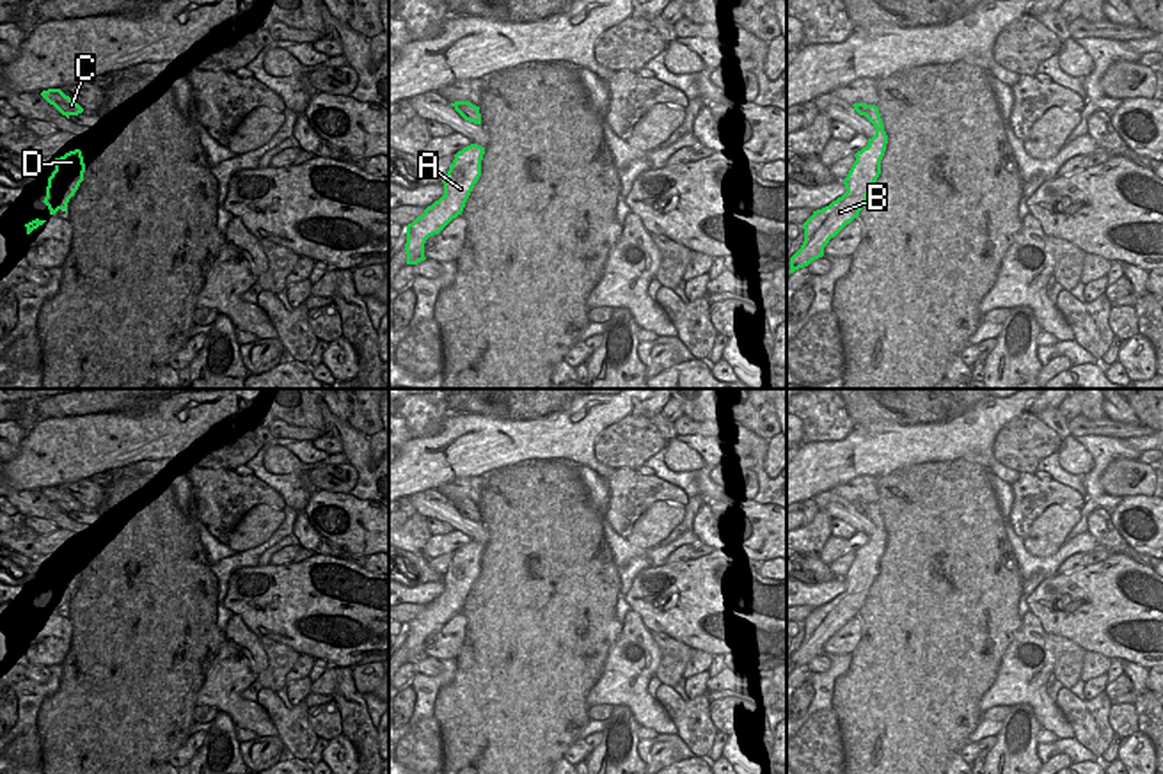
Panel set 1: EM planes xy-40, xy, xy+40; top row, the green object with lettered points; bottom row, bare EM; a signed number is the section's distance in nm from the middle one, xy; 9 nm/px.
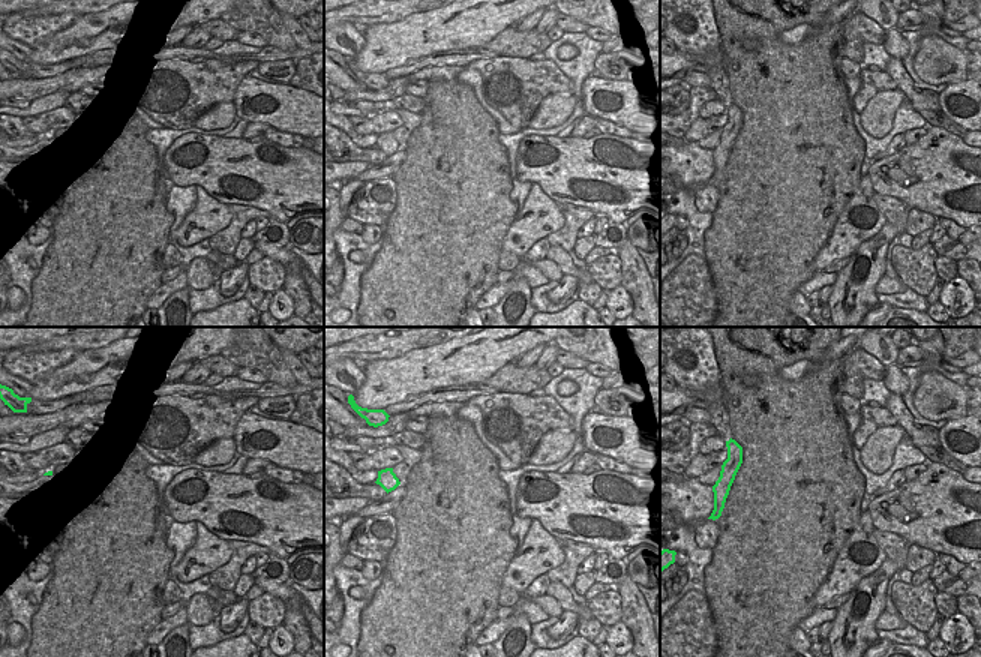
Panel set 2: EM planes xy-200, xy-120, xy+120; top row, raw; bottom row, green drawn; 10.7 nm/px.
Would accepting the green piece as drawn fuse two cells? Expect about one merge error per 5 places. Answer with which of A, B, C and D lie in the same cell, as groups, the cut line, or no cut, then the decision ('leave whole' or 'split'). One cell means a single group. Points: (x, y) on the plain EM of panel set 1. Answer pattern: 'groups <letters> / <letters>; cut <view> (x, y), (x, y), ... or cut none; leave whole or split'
groups A B C D; cut none; leave whole

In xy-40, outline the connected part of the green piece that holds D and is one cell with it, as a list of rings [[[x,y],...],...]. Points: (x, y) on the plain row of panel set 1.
[[[80,547],[69,549],[55,556],[55,568],[48,575],[44,602],[50,612],[64,607],[67,612],[67,600],[83,579],[85,561]]]

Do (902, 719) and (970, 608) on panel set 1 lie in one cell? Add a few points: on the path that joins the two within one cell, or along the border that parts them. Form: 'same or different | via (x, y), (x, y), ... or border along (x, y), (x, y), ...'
same | via (913, 691), (931, 647), (941, 636)

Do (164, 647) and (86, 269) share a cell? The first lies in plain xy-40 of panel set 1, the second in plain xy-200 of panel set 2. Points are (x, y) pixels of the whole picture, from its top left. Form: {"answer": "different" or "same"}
{"answer": "same"}

